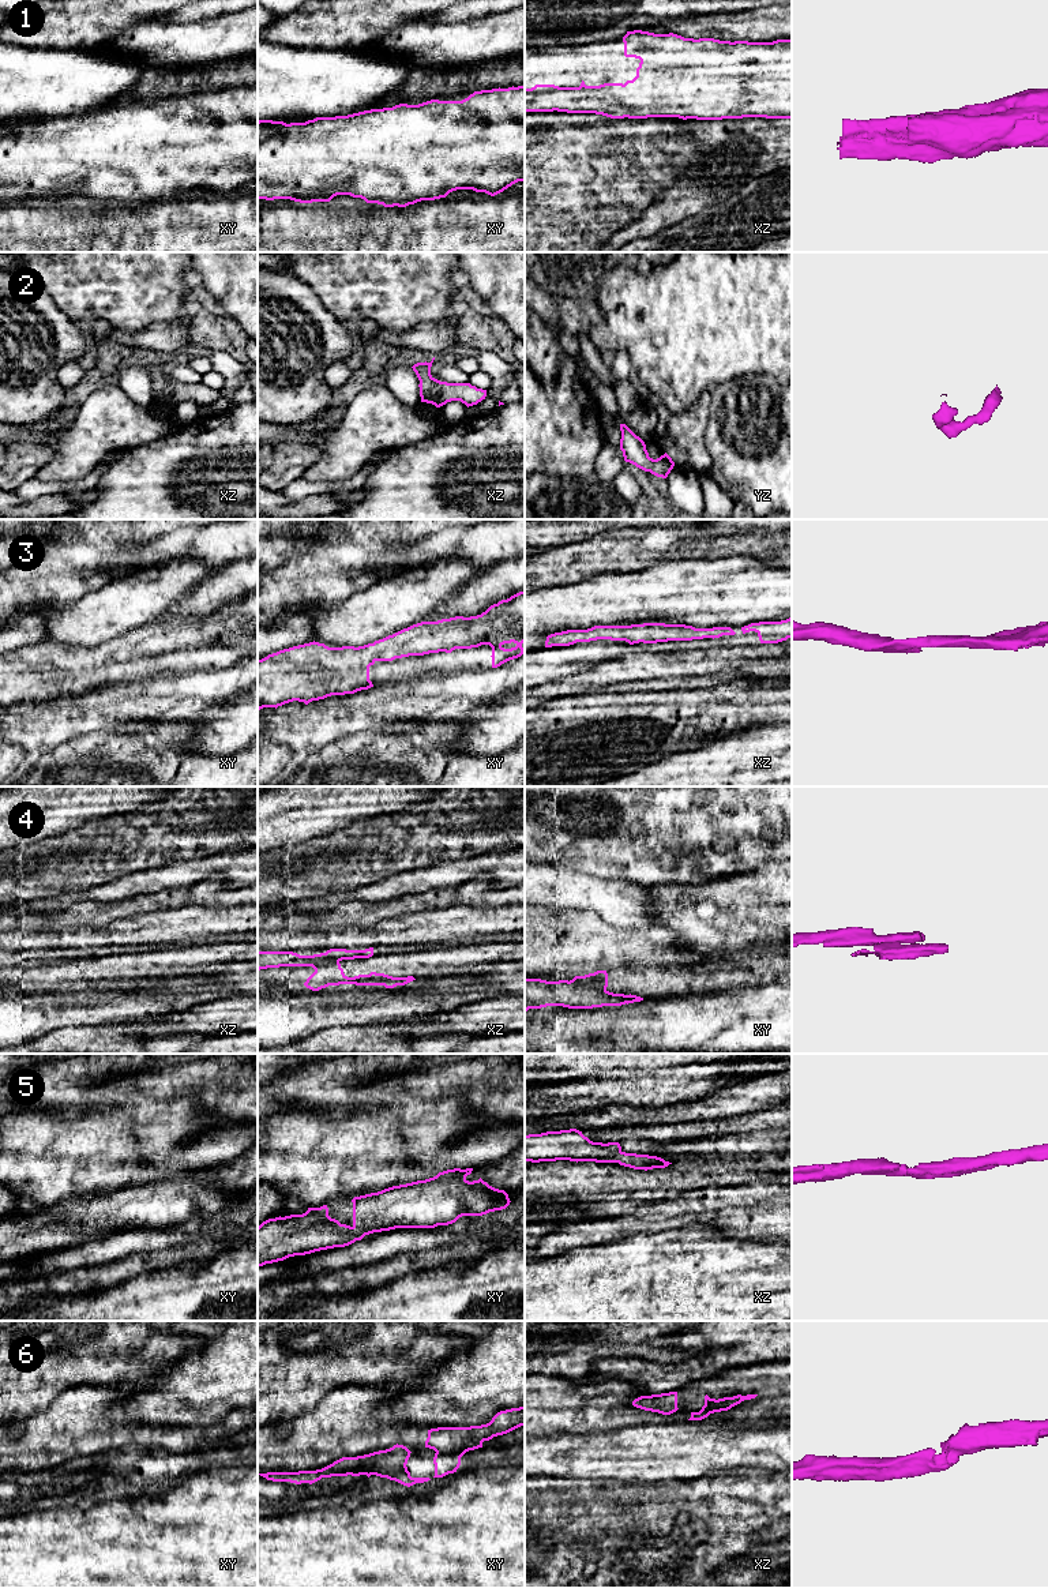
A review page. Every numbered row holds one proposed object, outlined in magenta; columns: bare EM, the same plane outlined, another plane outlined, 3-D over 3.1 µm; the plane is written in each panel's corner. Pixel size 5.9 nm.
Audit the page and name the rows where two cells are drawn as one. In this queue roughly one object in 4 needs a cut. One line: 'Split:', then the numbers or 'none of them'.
Split: 4, 6

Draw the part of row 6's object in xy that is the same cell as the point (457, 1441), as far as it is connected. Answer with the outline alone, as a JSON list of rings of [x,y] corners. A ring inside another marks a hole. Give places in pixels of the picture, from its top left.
[[[525,1407],[500,1411],[489,1423],[481,1426],[431,1429],[425,1448],[461,1459],[466,1452],[482,1448],[484,1441],[507,1434],[521,1426],[525,1426]]]

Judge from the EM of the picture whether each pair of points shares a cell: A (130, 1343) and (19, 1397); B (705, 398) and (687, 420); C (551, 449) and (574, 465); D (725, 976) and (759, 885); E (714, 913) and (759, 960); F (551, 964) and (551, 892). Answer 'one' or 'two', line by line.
A: one
B: one
C: one
D: two
E: two
F: two

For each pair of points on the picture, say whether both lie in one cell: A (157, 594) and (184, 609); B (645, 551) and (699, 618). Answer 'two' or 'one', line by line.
A: two
B: two

